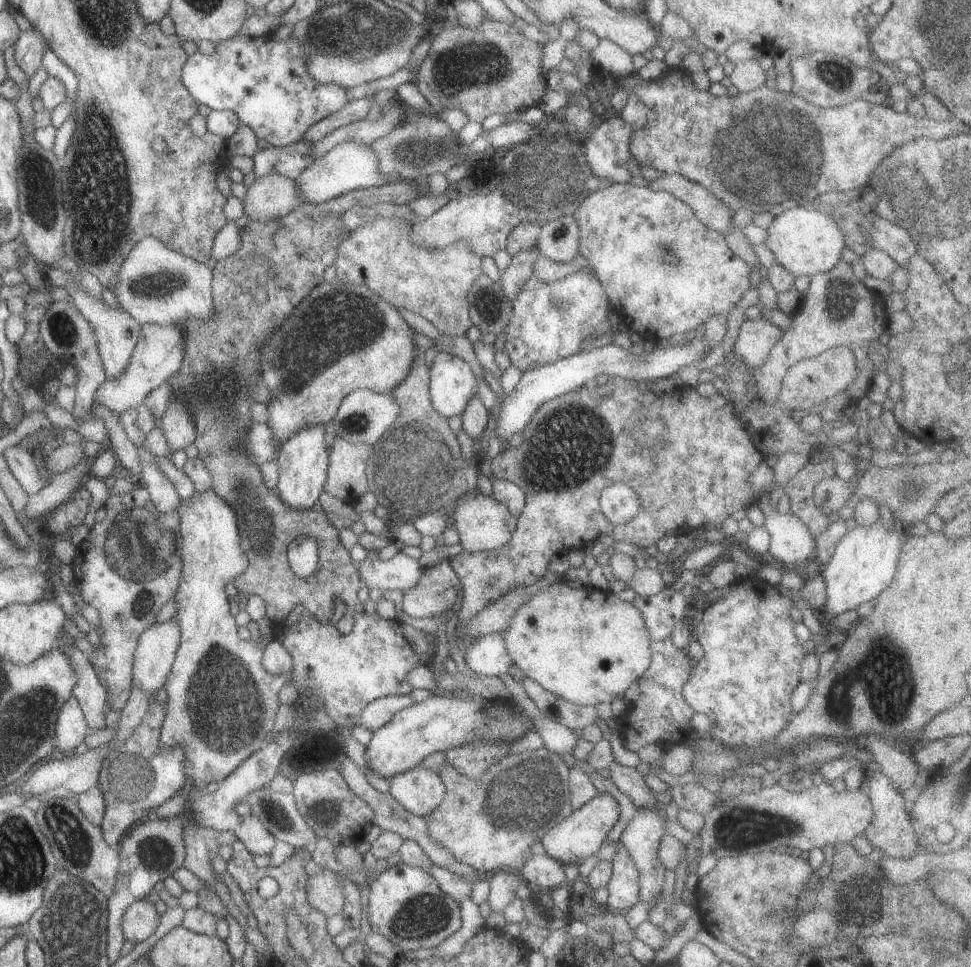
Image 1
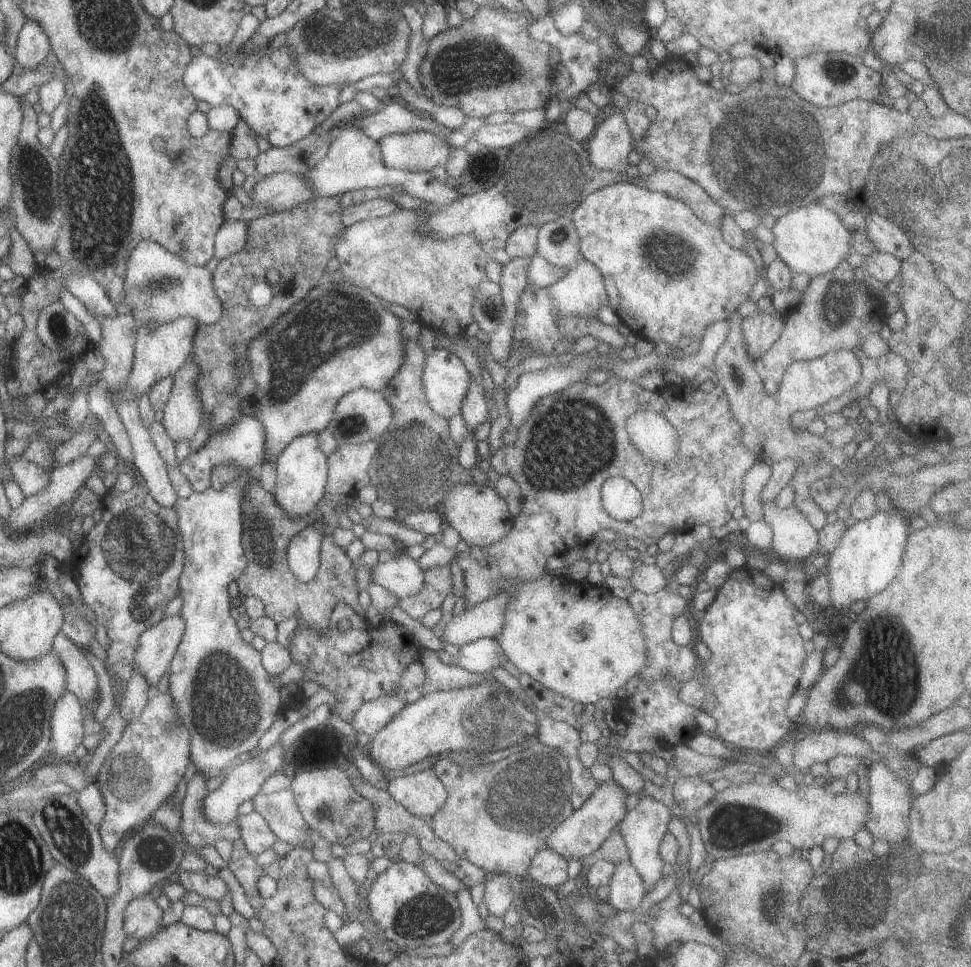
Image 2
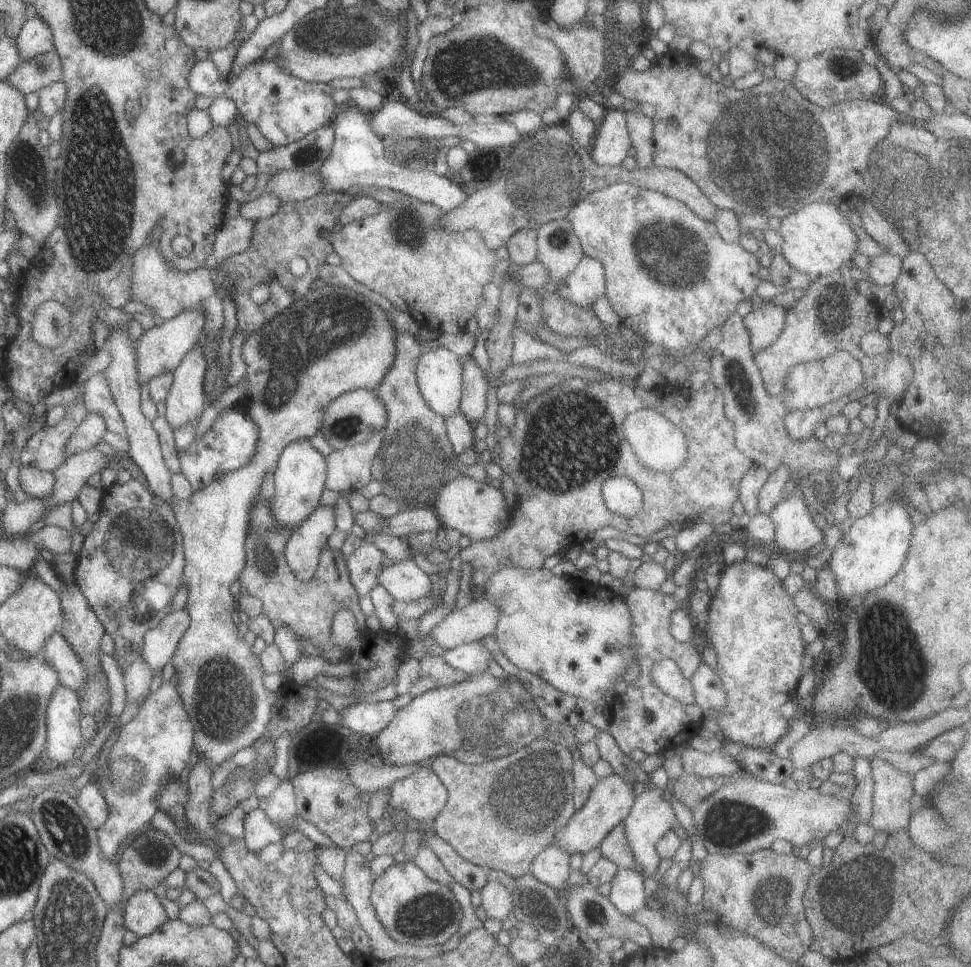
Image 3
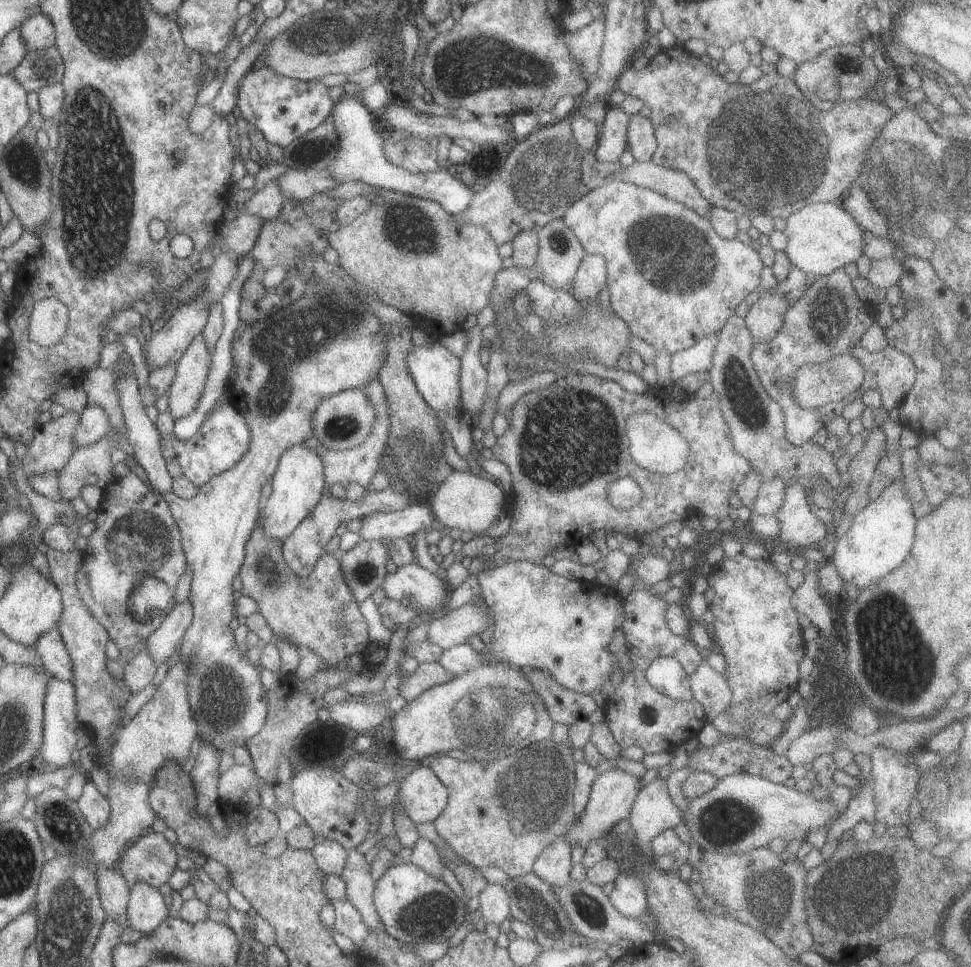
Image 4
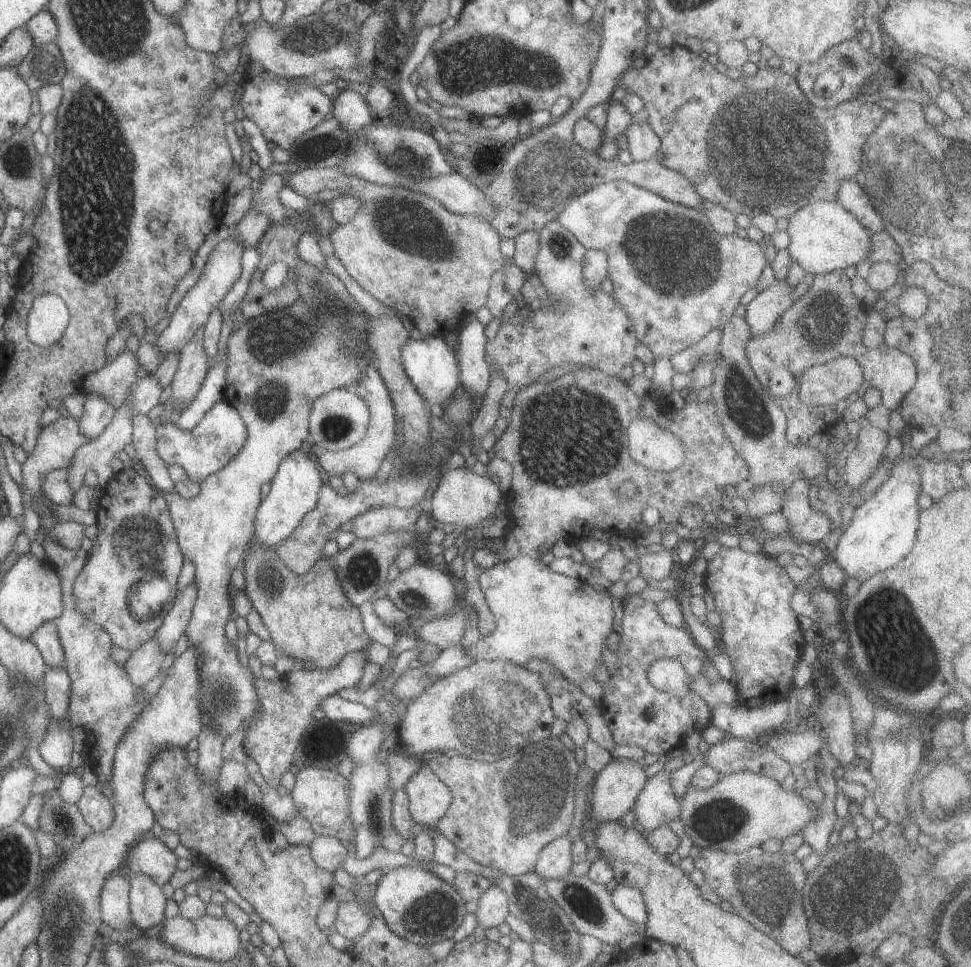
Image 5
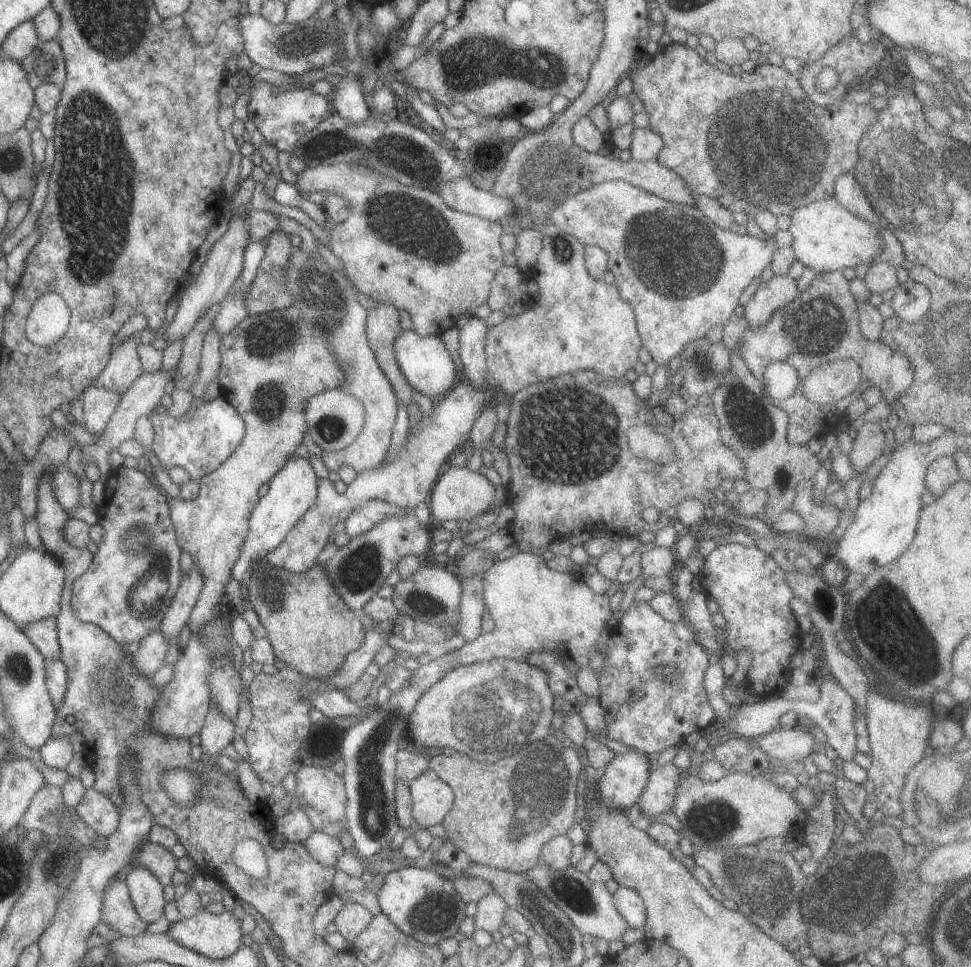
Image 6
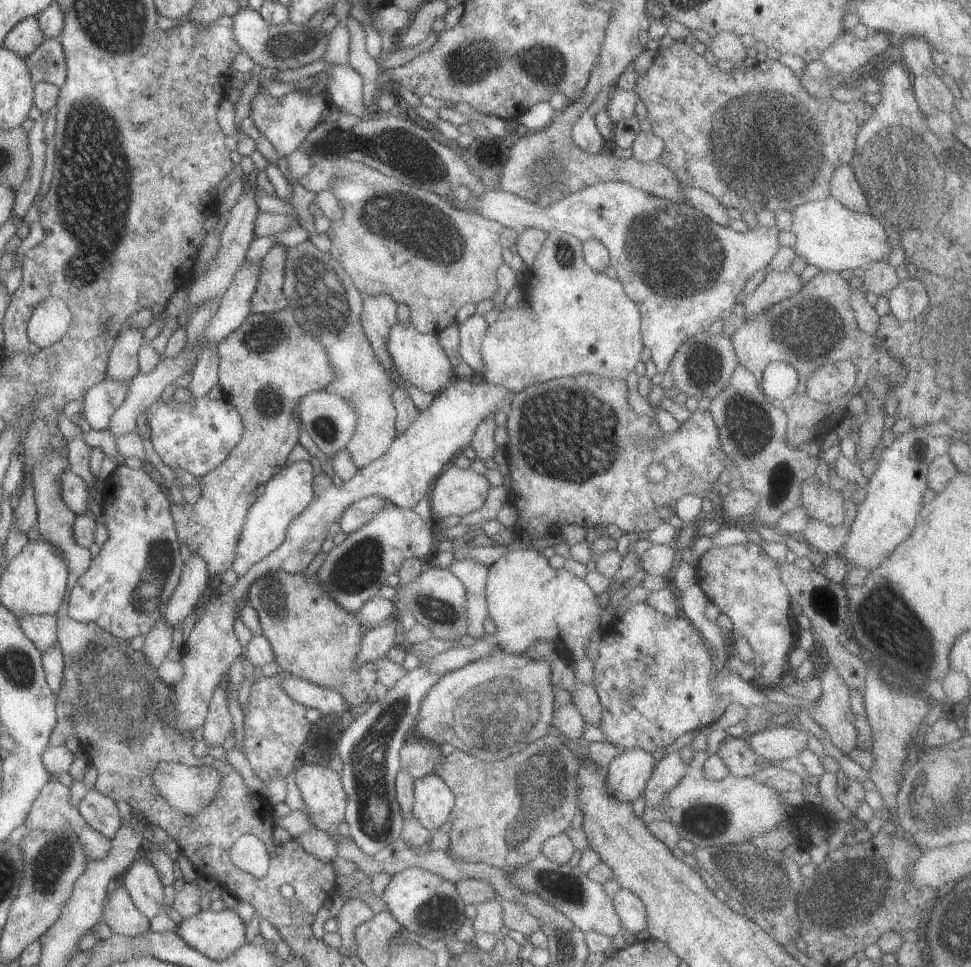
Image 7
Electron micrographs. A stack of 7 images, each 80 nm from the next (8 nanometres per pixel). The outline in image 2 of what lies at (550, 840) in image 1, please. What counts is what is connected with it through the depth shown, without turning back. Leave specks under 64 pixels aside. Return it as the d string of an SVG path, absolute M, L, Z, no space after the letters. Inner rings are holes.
M612 780L599 783L589 798L576 811L571 811L571 814L546 836L544 840L546 848L567 860L587 859L625 816L624 801L626 796L623 789L617 787Z

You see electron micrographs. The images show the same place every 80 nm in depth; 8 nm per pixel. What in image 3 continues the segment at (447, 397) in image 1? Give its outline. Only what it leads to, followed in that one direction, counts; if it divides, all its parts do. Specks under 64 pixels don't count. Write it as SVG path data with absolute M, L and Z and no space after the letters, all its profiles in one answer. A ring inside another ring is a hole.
M443 347L421 353L415 361L421 398L442 417L458 410L462 395L462 360Z

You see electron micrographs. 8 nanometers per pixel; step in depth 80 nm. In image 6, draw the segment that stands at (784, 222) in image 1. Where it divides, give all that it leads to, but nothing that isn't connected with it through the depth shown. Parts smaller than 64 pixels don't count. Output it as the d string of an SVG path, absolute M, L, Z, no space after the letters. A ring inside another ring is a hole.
M832 196L796 208L788 219L790 223L786 229L792 238L790 247L794 260L816 273L855 268L884 255L881 238L877 235L878 229L847 212Z

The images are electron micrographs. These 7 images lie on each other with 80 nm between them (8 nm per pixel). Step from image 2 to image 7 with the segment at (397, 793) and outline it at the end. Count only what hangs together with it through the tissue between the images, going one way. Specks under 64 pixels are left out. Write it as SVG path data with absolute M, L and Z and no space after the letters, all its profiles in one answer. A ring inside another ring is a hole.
M433 773L413 781L412 797L410 814L432 833L447 820L454 805L451 789Z

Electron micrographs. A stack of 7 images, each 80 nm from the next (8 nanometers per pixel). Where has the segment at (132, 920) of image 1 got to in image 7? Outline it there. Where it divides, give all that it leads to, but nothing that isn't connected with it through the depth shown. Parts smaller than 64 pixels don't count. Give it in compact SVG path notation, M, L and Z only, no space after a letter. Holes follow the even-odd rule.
M138 855L126 869L127 873L121 874L118 883L123 885L135 908L148 921L165 913L161 904L163 886L148 860Z

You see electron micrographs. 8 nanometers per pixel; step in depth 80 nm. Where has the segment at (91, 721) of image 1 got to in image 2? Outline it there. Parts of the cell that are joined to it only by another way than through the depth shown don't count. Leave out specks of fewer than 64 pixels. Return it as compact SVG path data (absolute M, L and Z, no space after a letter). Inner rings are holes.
M59 631L50 644L49 654L63 665L65 673L64 689L71 693L82 706L82 713L93 714L99 702L97 677L85 652L75 646Z

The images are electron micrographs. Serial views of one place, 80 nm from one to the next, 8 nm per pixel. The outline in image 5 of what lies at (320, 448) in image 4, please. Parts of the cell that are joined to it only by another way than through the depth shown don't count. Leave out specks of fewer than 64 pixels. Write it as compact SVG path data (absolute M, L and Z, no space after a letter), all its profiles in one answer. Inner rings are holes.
M369 362L360 374L360 379L353 385L355 391L366 404L370 414L370 420L367 421L366 431L361 440L352 444L349 448L338 451L328 451L318 444L312 445L309 453L315 454L319 466L323 468L327 476L341 476L344 473L350 473L359 479L371 479L377 472L379 465L382 463L384 456L392 448L394 442L394 410L389 398L389 393L383 384L382 378L377 374L373 362Z

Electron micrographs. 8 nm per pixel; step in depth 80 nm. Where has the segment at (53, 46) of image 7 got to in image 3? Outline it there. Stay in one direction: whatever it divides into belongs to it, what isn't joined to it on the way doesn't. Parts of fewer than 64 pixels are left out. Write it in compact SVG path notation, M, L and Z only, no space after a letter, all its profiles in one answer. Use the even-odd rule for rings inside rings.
M54 50L20 62L4 81L23 96L62 78L59 57Z

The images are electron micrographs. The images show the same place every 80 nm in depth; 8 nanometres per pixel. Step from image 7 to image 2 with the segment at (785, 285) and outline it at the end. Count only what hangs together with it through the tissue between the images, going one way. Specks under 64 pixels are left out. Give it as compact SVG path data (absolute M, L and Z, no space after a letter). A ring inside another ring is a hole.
M757 309L751 316L742 318L740 330L745 352L752 362L775 342L782 331L783 318L763 314Z

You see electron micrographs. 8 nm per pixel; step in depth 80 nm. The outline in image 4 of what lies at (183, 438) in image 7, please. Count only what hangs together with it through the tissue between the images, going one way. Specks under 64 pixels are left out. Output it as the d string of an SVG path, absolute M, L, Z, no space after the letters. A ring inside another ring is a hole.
M226 404L213 413L209 411L197 432L187 440L177 440L171 432L161 434L160 451L166 461L175 460L181 474L198 487L212 476L231 468L243 456L249 441L250 432L240 412L233 405Z

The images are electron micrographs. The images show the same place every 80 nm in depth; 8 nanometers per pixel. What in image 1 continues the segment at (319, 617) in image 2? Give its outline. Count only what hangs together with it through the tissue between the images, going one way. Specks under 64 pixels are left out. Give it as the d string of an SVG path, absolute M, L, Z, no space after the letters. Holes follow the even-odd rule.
M393 180L392 182L387 182L383 185L377 185L376 187L365 187L362 189L355 189L352 191L347 191L345 194L336 196L335 198L326 200L322 203L299 203L290 213L287 213L285 216L275 220L268 220L266 223L258 223L255 221L247 221L246 226L240 228L240 241L239 246L235 249L235 252L232 252L229 256L218 260L211 266L212 274L212 313L206 319L187 319L182 321L180 326L182 327L182 339L183 339L183 360L181 361L180 367L177 369L177 372L171 374L171 376L166 380L168 384L168 390L170 391L170 400L178 399L181 403L184 404L188 416L192 420L194 429L195 429L195 438L193 439L192 445L197 448L197 457L199 457L207 472L210 476L210 489L219 497L224 498L224 501L231 507L233 514L235 515L235 520L237 523L237 532L240 536L240 545L244 550L246 559L248 560L247 568L243 569L243 572L240 572L232 580L233 586L239 592L239 595L248 595L253 594L260 596L264 602L264 614L271 622L274 622L276 625L281 625L281 622L284 620L288 612L297 604L303 606L305 613L309 613L313 619L319 622L328 621L331 613L333 612L334 606L337 602L341 602L344 606L351 611L361 611L362 606L360 602L357 602L356 592L363 586L362 582L358 577L358 566L360 562L353 561L349 556L348 550L343 548L343 545L339 542L338 531L333 527L330 521L325 517L326 513L319 510L317 507L311 509L292 509L288 507L277 495L274 490L268 489L263 484L263 479L261 478L258 466L253 464L248 459L248 456L244 453L244 433L250 427L250 424L253 420L250 418L249 406L253 403L250 399L248 390L254 383L257 384L258 378L260 375L260 352L257 351L264 342L268 339L268 336L291 314L293 308L299 304L309 294L309 290L313 288L317 283L322 281L323 270L327 268L336 257L336 248L337 245L344 239L347 238L347 235L350 233L344 226L341 221L342 214L352 206L359 205L362 207L372 207L377 203L391 203L394 205L405 205L410 200L418 198L418 192L416 191L416 186L413 182L407 182L403 180ZM253 286L261 286L265 290L265 300L263 302L253 302L251 296L247 292L241 292L241 290L249 290ZM297 530L297 535L299 536L309 536L313 538L315 544L317 545L317 566L315 570L306 577L298 577L294 575L294 572L291 572L291 569L288 567L288 562L286 561L285 548L288 547L287 540L287 531Z

